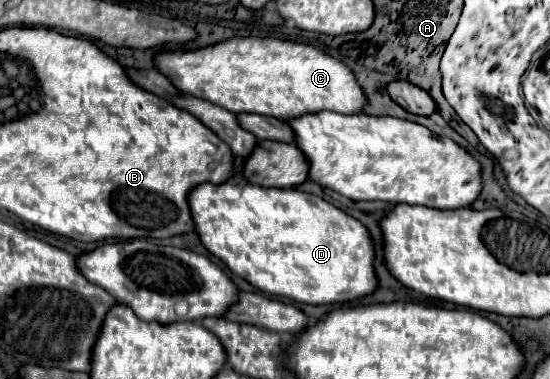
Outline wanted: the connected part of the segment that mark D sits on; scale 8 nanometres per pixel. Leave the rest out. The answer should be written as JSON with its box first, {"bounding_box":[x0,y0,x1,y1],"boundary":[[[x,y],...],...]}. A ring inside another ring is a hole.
{"bounding_box":[189,184,379,304],"boundary":[[[203,184],[189,194],[195,228],[205,248],[223,260],[231,272],[245,278],[265,294],[285,296],[303,304],[341,304],[377,290],[379,280],[375,274],[375,244],[369,230],[353,216],[333,206],[331,202],[305,194],[293,188],[263,188],[263,186],[237,186],[237,184]]]}

